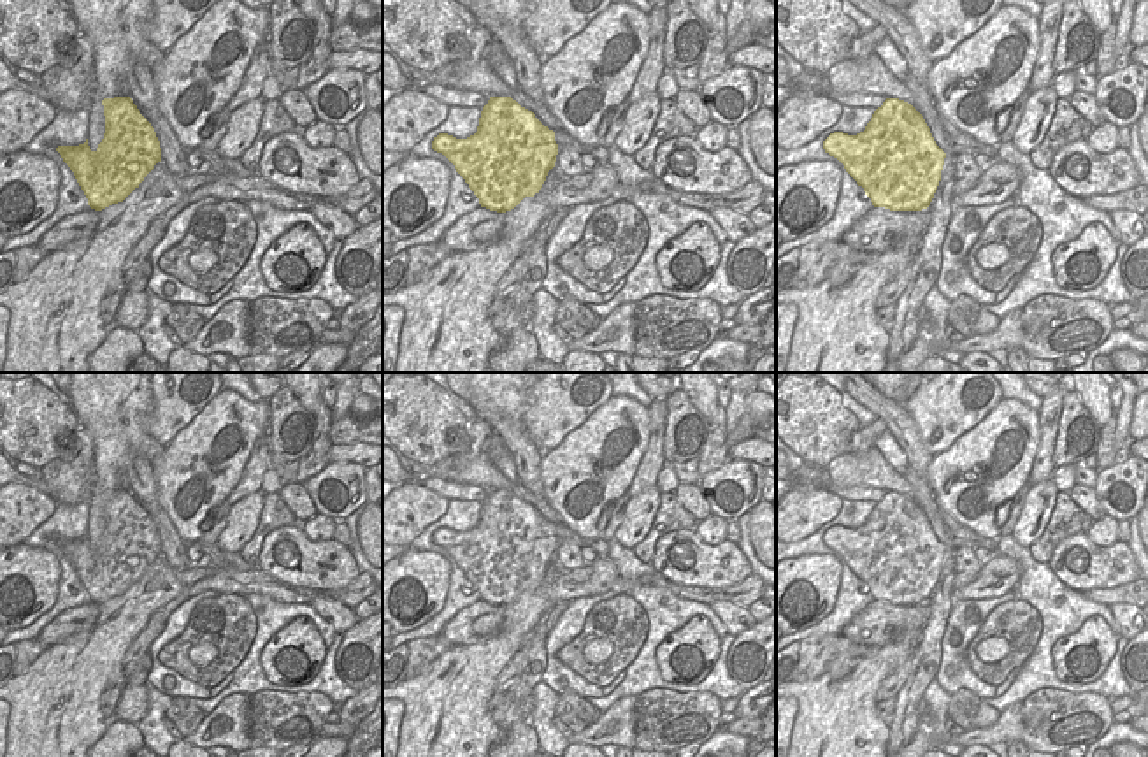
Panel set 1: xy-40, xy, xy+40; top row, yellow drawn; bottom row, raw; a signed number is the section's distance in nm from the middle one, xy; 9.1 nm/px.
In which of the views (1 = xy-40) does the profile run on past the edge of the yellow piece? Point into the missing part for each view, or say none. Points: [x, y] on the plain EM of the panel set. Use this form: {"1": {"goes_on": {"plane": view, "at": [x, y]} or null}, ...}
{"1": {"goes_on": null}}

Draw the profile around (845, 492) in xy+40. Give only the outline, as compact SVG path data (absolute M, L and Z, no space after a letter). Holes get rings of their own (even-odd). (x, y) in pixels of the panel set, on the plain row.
M830 483L827 487L829 492L839 495L848 501L881 501L886 490L872 488L872 487L839 487Z

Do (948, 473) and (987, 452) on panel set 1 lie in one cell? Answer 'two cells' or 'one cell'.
one cell

